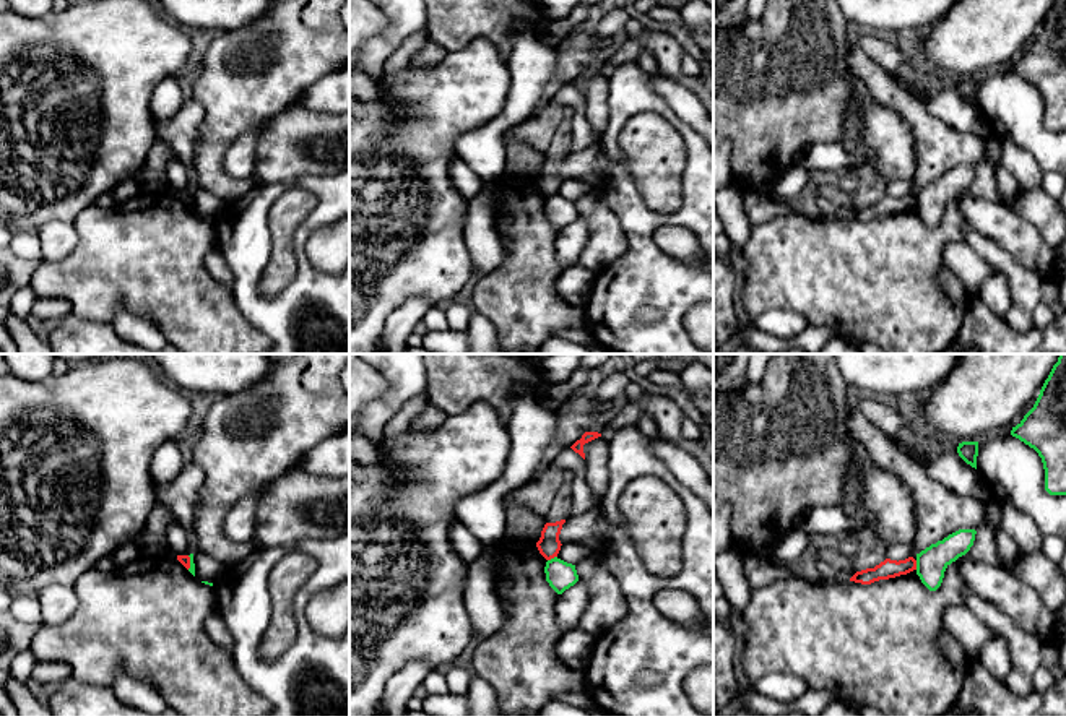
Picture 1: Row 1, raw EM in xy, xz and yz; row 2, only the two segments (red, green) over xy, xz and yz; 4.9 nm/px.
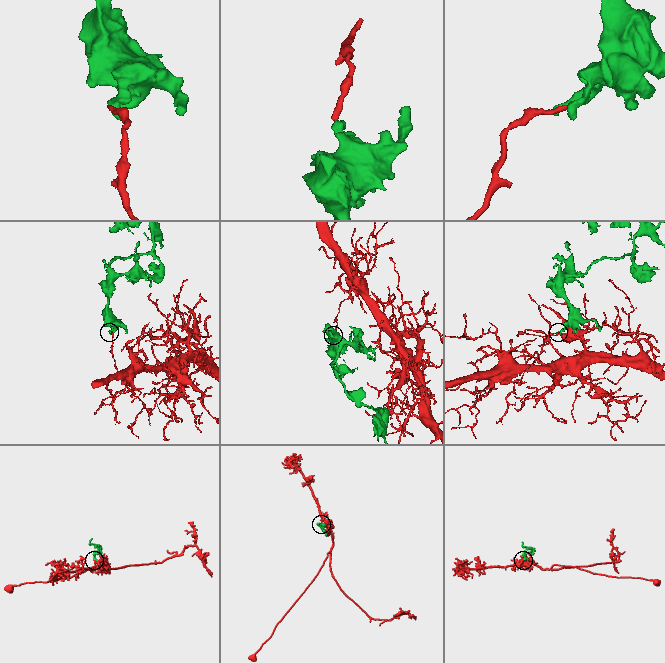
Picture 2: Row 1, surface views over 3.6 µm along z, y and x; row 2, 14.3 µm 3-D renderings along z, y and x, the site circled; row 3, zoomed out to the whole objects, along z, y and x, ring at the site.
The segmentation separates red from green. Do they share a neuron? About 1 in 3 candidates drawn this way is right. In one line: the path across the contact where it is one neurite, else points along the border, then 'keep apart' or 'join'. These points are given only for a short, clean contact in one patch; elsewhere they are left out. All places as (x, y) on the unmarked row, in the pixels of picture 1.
along xz (556, 192), (548, 197) | keep apart

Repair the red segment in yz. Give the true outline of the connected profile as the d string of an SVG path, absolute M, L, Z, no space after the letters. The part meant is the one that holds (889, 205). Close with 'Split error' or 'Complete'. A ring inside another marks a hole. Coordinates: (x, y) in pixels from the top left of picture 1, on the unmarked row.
M908 193L905 196L890 196L886 195L874 205L866 205L861 208L856 208L850 218L861 219L861 221L871 221L879 216L889 216L900 211L907 211L910 208L916 206L916 196L913 193Z. Complete

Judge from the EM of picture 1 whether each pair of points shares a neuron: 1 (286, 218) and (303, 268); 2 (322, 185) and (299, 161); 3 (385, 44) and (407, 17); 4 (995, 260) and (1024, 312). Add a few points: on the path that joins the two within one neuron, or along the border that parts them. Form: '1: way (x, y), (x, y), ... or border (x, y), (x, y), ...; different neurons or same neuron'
1: border (314, 208), (294, 234), (294, 275), (291, 278); different neurons
2: border (332, 174), (307, 174), (291, 182), (275, 184); different neurons
3: way (392, 38), (402, 23); same neuron
4: way (1009, 270), (1024, 284), (1024, 297); same neuron

